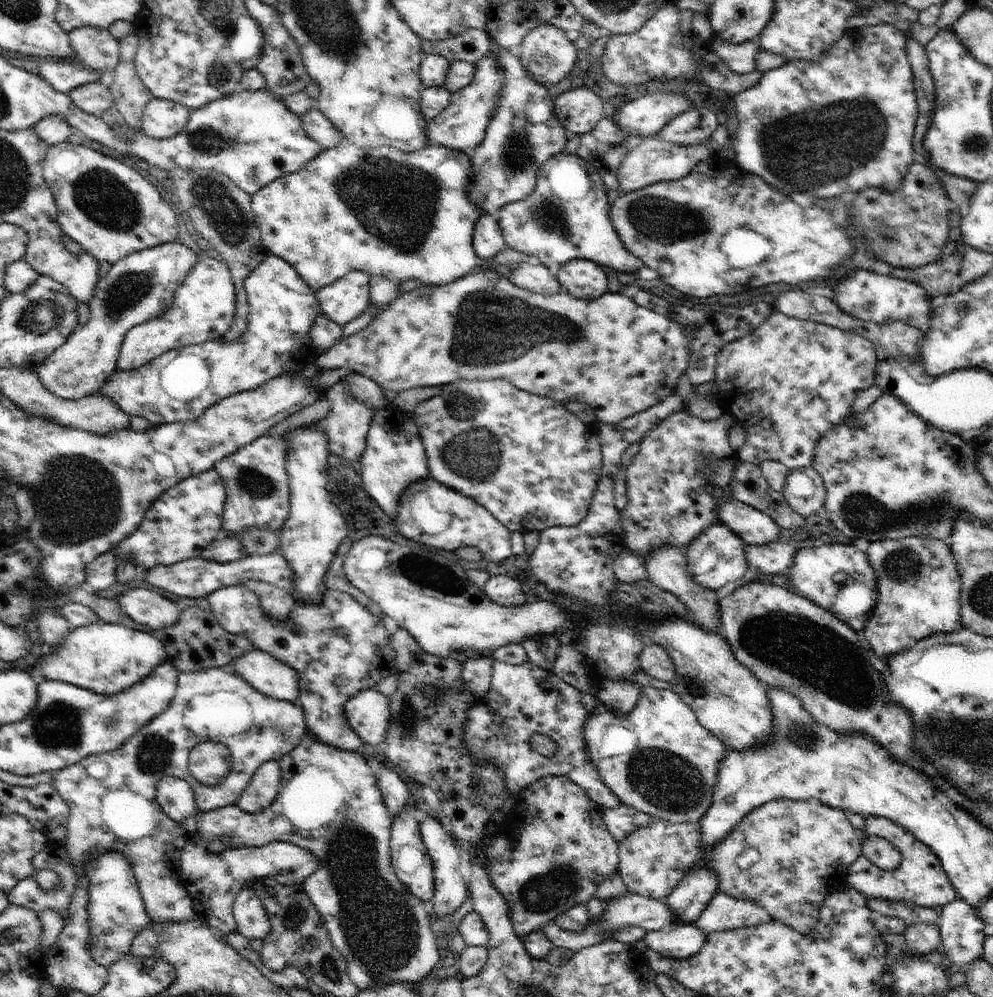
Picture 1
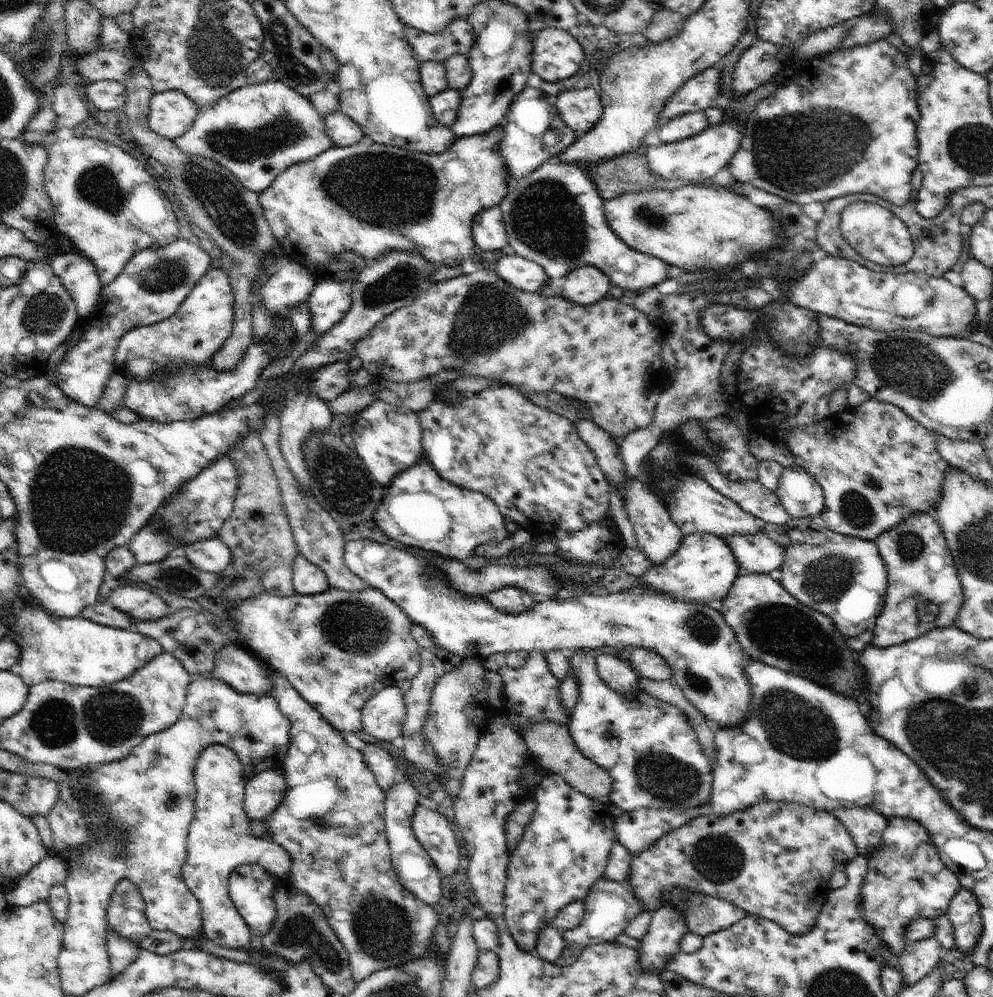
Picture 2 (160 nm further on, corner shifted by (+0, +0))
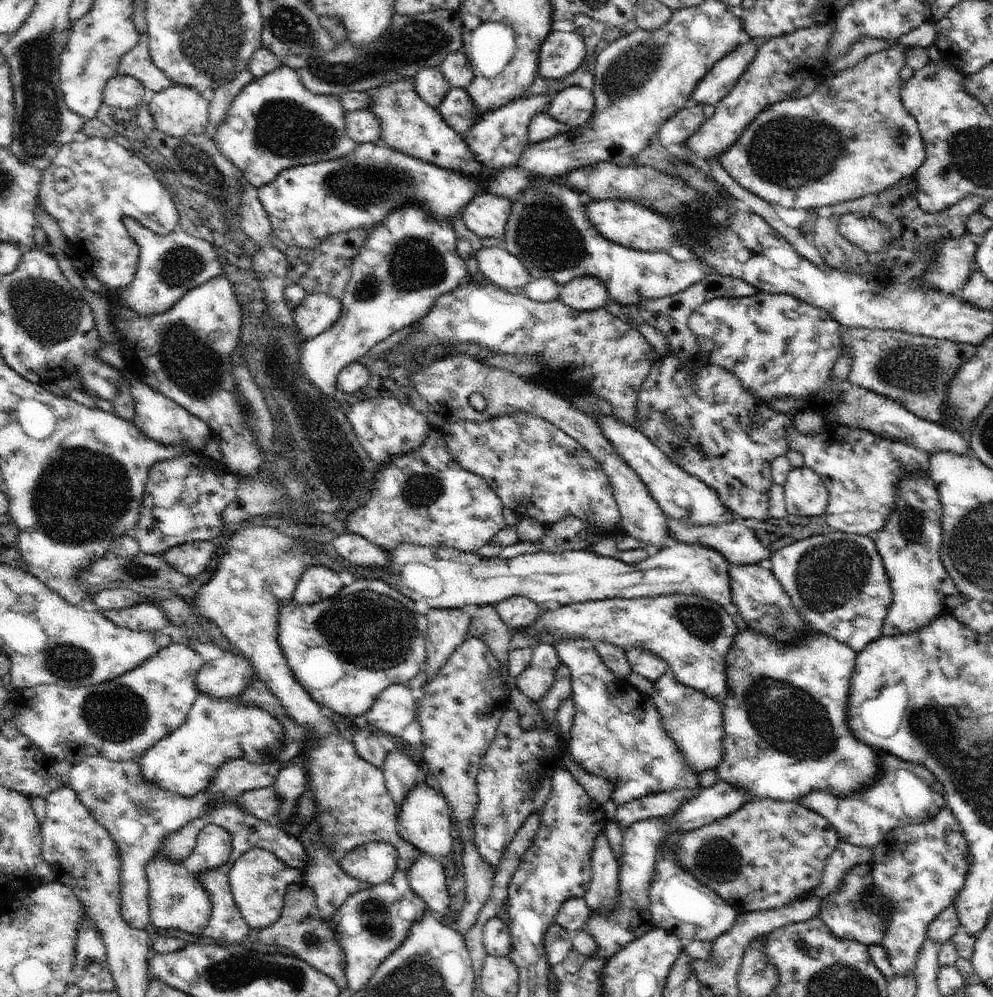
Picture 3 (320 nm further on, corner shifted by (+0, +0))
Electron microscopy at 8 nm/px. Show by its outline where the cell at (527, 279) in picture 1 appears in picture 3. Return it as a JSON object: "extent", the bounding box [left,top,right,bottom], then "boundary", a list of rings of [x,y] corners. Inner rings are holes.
{"extent":[474,247,533,292],"boundary":[[[483,247],[474,256],[478,261],[479,272],[500,288],[521,292],[533,281],[528,268],[505,248]]]}

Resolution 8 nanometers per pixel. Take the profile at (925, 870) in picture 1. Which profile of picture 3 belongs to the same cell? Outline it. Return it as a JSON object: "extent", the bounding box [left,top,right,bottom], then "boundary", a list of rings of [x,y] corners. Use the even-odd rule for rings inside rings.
{"extent":[870,807,973,976],"boundary":[[[944,807],[932,820],[924,824],[902,825],[895,828],[886,836],[886,840],[872,847],[873,856],[870,863],[872,894],[878,896],[880,902],[886,902],[890,906],[888,928],[881,946],[888,954],[895,976],[915,976],[916,962],[920,957],[930,924],[948,906],[954,905],[973,866],[968,844],[958,819],[948,807]]]}

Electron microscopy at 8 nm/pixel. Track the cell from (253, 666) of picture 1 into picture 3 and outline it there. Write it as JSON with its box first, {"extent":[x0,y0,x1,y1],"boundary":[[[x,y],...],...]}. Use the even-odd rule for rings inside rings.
{"extent":[193,651,256,699],"boundary":[[[230,651],[224,653],[222,658],[210,660],[202,666],[193,694],[234,699],[245,692],[248,684],[254,682],[256,674],[248,659]]]}

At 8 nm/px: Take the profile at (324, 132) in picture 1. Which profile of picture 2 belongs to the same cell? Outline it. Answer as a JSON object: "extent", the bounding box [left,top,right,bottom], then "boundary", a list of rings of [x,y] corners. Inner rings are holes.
{"extent":[324,112,365,147],"boundary":[[[330,112],[324,117],[324,126],[335,147],[348,147],[365,140],[362,128],[344,112]]]}

